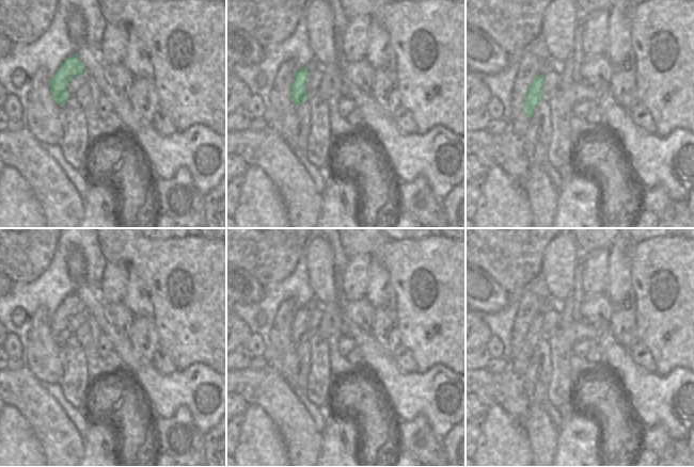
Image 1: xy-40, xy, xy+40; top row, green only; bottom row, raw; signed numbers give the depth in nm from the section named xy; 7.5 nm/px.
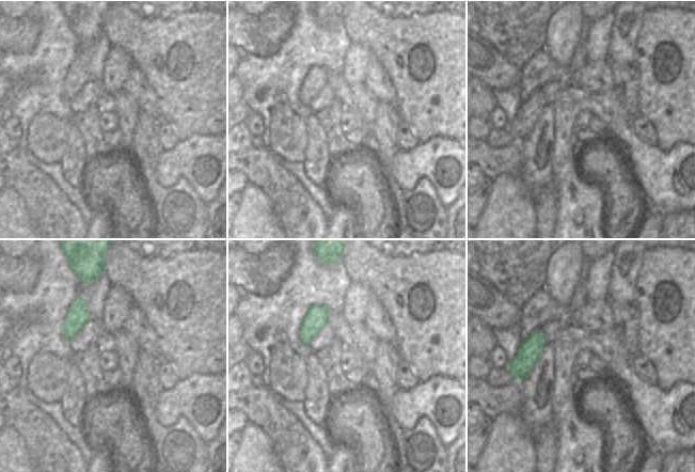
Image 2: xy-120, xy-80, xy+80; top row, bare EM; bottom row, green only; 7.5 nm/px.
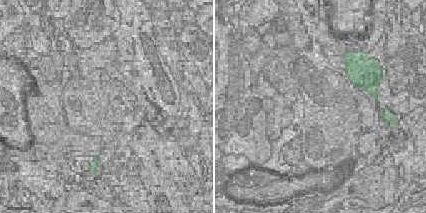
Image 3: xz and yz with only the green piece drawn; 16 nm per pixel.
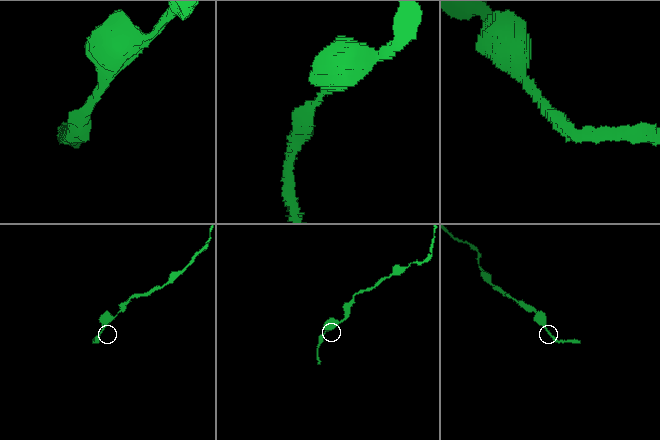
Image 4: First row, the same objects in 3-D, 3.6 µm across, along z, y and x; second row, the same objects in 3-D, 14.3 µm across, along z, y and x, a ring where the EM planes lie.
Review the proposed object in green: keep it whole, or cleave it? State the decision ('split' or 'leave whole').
leave whole

